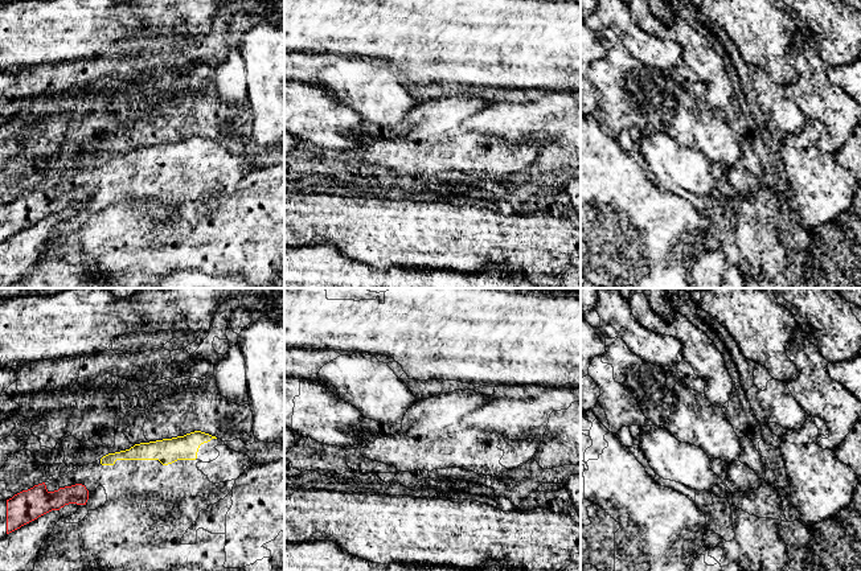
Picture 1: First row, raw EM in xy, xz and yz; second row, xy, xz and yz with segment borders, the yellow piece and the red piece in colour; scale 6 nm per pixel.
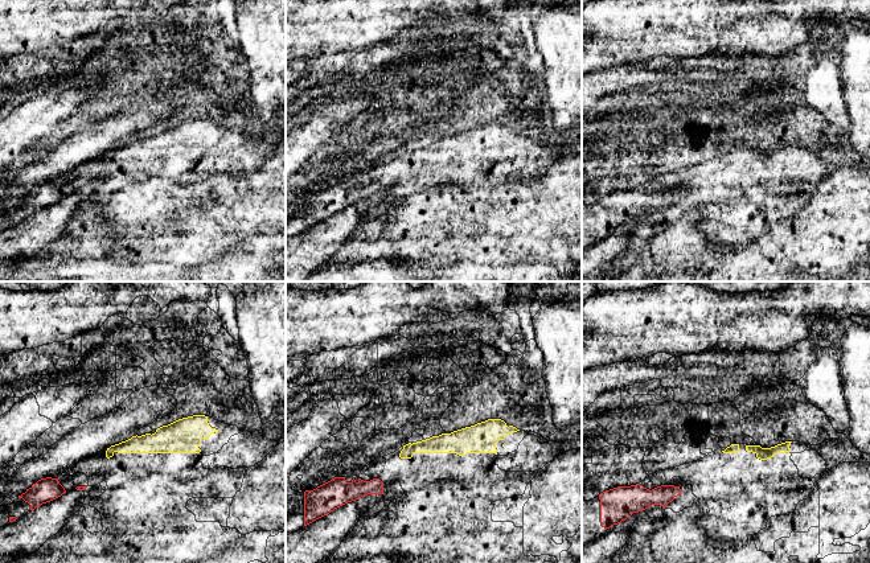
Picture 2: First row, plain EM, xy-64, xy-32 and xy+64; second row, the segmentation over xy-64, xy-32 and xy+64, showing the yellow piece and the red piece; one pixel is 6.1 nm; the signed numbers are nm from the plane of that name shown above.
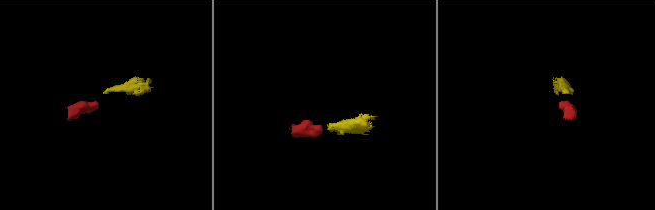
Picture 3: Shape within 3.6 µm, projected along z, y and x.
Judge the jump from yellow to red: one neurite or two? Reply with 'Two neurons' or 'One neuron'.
One neuron

